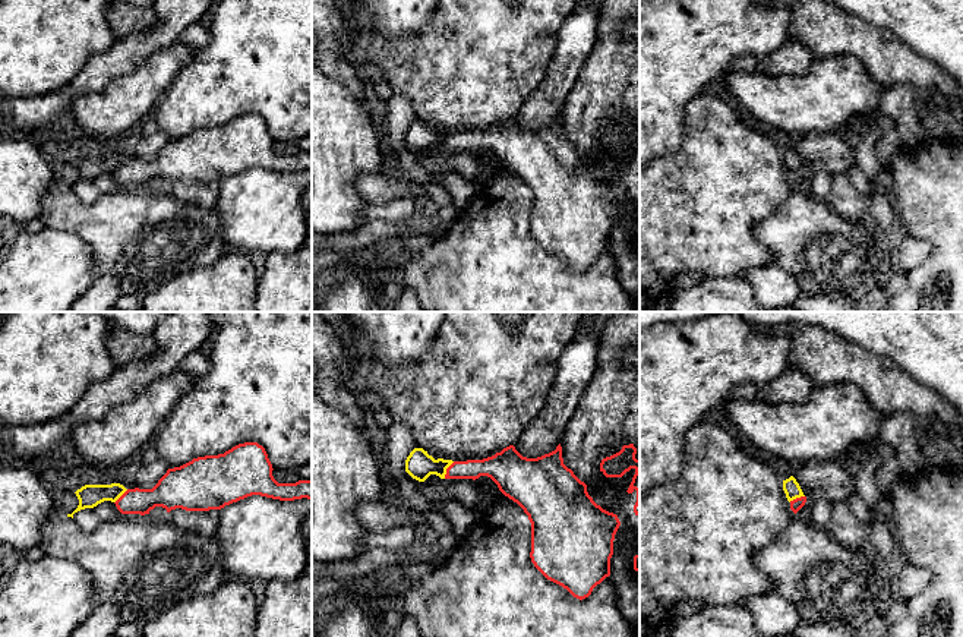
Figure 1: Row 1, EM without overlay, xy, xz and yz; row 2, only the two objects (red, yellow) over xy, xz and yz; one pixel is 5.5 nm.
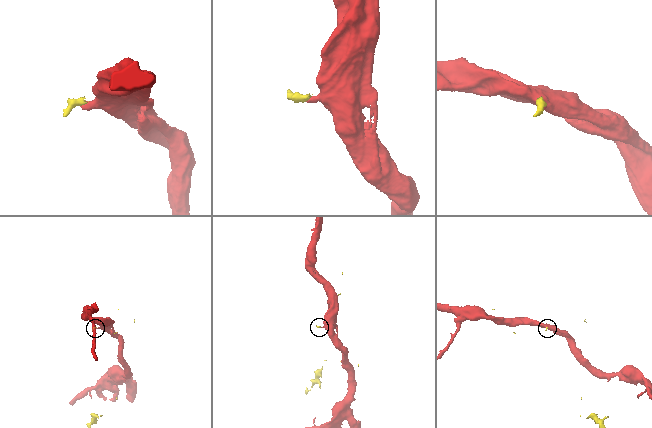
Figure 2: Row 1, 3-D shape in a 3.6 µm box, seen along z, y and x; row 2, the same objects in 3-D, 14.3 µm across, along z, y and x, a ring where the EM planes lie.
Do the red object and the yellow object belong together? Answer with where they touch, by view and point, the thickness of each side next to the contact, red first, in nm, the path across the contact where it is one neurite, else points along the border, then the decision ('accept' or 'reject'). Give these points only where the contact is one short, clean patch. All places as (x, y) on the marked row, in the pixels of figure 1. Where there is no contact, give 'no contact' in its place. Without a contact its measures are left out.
xz (447, 470) | 120/160 nm | along xz (454, 462), (447, 469), (444, 478) | reject

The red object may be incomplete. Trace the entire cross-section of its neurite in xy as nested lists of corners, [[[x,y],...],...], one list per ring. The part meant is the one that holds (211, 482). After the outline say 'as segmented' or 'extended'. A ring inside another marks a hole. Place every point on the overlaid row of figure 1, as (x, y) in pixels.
[[[244,442],[224,454],[198,457],[180,467],[168,469],[152,489],[127,489],[114,504],[121,514],[145,515],[155,507],[162,507],[167,513],[176,508],[186,511],[221,510],[252,495],[280,501],[312,499],[312,480],[278,483],[272,470],[265,448],[258,442]]] | as segmented

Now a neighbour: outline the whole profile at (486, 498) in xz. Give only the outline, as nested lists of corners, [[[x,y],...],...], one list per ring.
[[[498,489],[498,491],[479,491],[477,496],[477,513],[486,511],[490,507],[499,504],[505,495]]]

